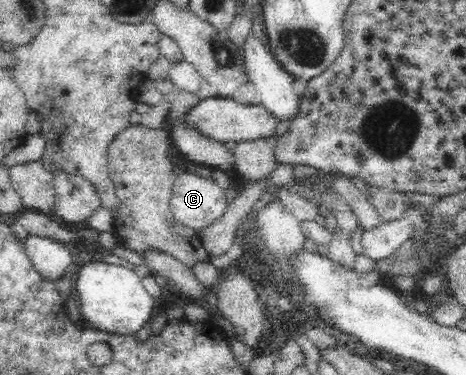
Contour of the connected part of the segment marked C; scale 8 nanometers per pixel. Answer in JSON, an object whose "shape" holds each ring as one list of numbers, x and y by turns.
{"shape":[[177,172,170,198,170,209,177,222,185,227,201,232,210,224,217,223,228,207,229,201,230,194,224,192,211,179,205,179,194,173]]}

